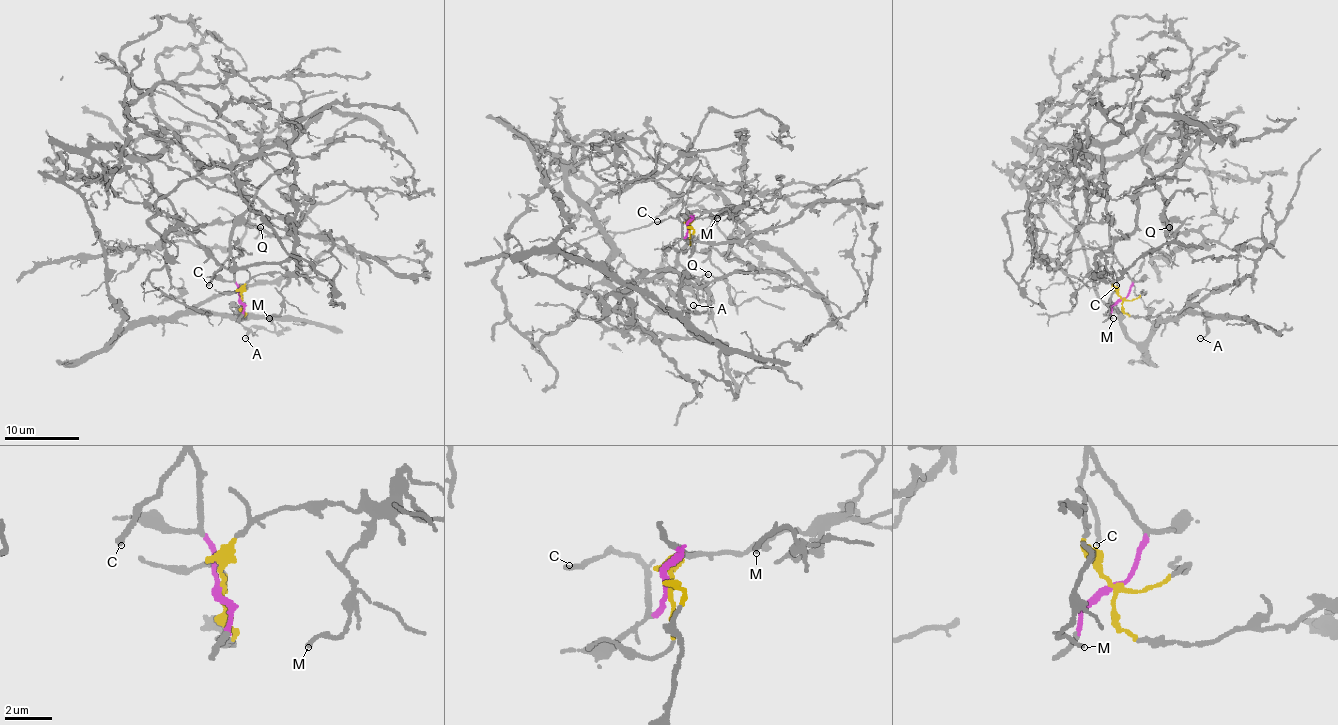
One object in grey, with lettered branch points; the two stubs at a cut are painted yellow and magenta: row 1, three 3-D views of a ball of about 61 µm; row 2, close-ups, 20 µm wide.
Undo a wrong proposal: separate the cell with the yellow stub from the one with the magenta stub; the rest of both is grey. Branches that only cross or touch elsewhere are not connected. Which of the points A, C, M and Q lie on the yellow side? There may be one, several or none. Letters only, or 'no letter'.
A, M, Q

